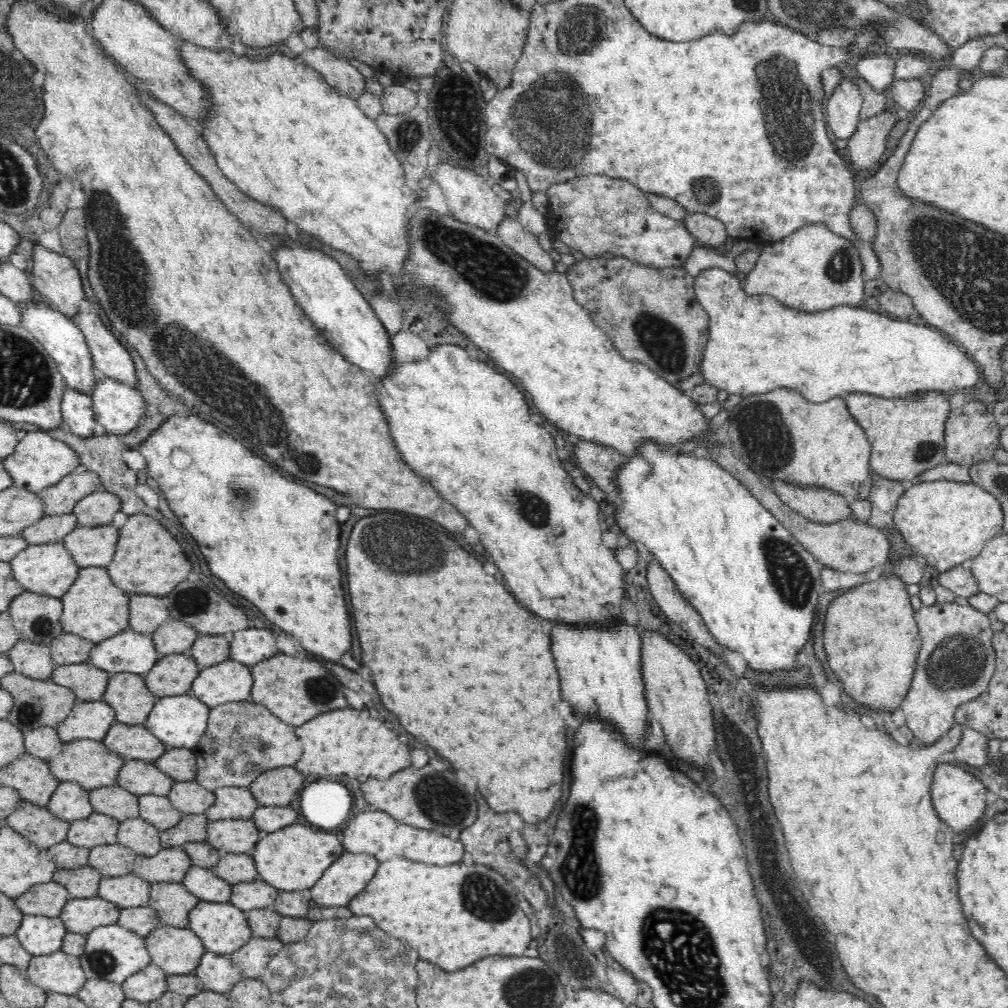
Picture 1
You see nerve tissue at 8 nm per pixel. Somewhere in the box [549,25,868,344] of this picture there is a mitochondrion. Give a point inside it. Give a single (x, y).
(785, 105)

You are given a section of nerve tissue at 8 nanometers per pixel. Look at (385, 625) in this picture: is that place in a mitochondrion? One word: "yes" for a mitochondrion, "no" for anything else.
no

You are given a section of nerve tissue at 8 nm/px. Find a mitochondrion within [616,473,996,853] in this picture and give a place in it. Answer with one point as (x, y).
(960, 662)

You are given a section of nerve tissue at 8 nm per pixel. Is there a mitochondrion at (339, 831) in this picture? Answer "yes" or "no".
no

